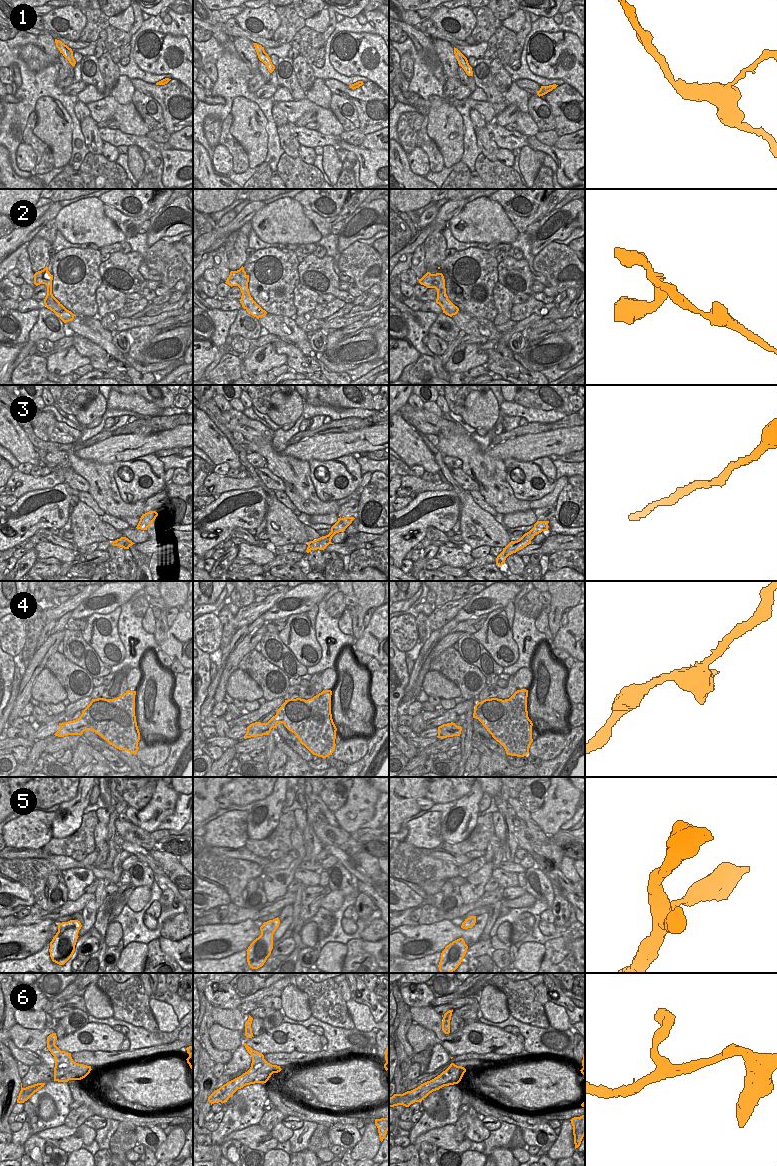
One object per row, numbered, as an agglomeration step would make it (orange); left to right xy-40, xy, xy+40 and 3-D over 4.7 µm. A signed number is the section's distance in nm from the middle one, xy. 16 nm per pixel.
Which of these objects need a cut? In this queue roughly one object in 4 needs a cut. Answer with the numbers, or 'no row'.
1, 2

